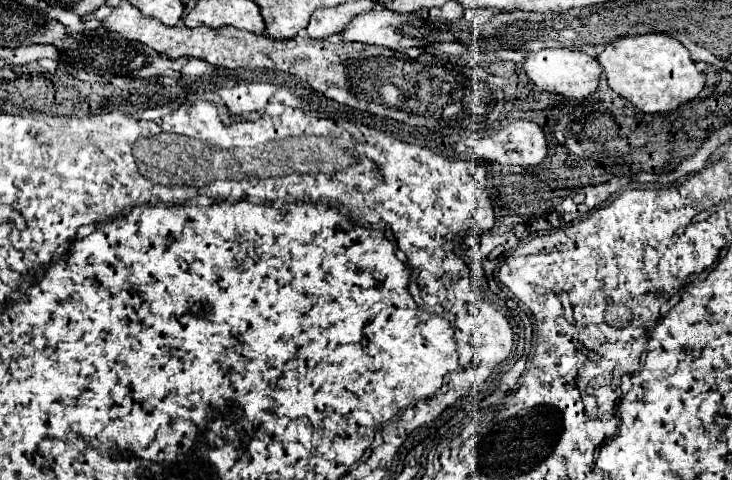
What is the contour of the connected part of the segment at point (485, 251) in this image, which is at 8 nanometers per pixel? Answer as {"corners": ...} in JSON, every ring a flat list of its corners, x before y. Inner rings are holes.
{"corners":[[485,233,480,236,481,242,481,252,483,257,488,257,489,253,498,245,497,235,492,235,491,233],[493,238,496,238,495,241]]}

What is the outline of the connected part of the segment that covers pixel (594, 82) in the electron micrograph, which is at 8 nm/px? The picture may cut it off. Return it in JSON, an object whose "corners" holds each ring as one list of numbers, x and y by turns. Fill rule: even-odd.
{"corners":[[548,48,540,52,528,54,524,62,528,78,544,92,562,94,566,98,586,98,598,88,600,78,600,64,584,52,566,50,566,48]]}

